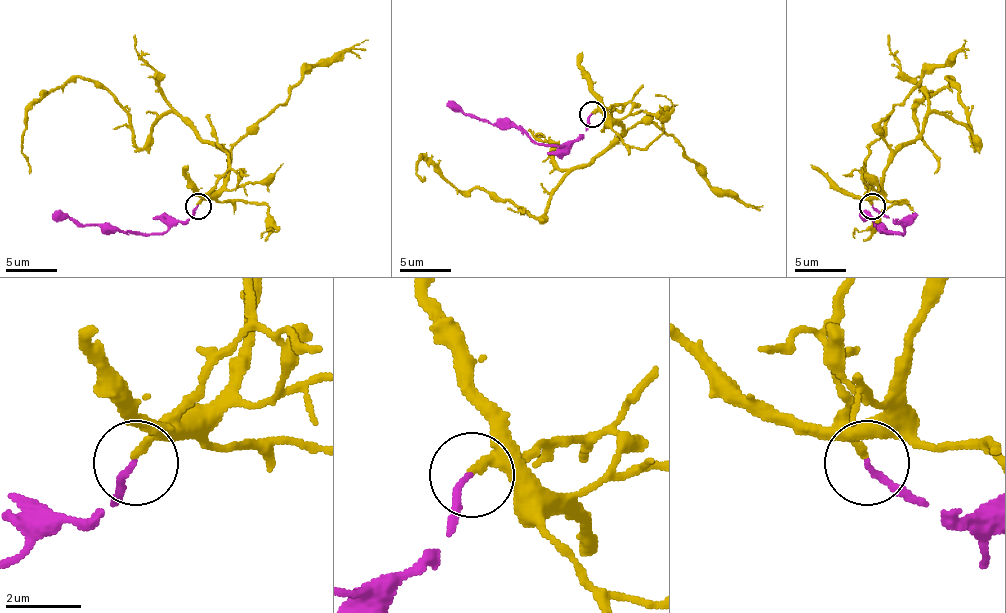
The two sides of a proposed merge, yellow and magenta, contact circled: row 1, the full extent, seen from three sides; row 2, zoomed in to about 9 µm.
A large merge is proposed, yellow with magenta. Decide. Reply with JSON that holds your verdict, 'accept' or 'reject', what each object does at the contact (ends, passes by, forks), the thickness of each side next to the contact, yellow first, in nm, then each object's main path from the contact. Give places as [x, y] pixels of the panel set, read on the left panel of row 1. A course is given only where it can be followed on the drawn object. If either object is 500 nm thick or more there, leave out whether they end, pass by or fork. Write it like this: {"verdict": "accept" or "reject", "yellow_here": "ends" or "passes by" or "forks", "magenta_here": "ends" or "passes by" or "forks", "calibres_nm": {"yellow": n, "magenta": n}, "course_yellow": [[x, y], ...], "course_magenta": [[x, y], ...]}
{"verdict": "reject", "yellow_here": "ends", "magenta_here": "ends", "calibres_nm": {"yellow": 220, "magenta": 160}, "course_yellow": [[198, 204], [227, 155], [173, 111], [142, 147], [90, 80], [28, 109], [28, 173]], "course_magenta": [[198, 206], [185, 222], [165, 232], [142, 235], [77, 224], [67, 217], [52, 219]]}

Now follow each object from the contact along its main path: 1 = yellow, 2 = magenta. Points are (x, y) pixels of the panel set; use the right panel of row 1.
1: (872, 204), (892, 155), (933, 111), (975, 147), (949, 78), (915, 109), (933, 173)
2: (872, 206), (905, 232), (902, 235), (887, 232), (869, 217), (861, 219)

